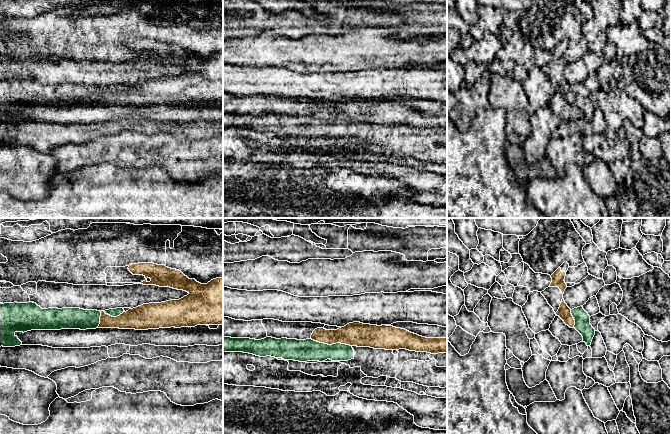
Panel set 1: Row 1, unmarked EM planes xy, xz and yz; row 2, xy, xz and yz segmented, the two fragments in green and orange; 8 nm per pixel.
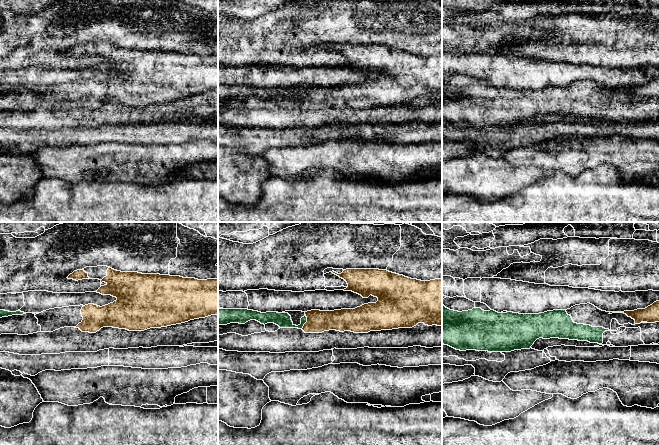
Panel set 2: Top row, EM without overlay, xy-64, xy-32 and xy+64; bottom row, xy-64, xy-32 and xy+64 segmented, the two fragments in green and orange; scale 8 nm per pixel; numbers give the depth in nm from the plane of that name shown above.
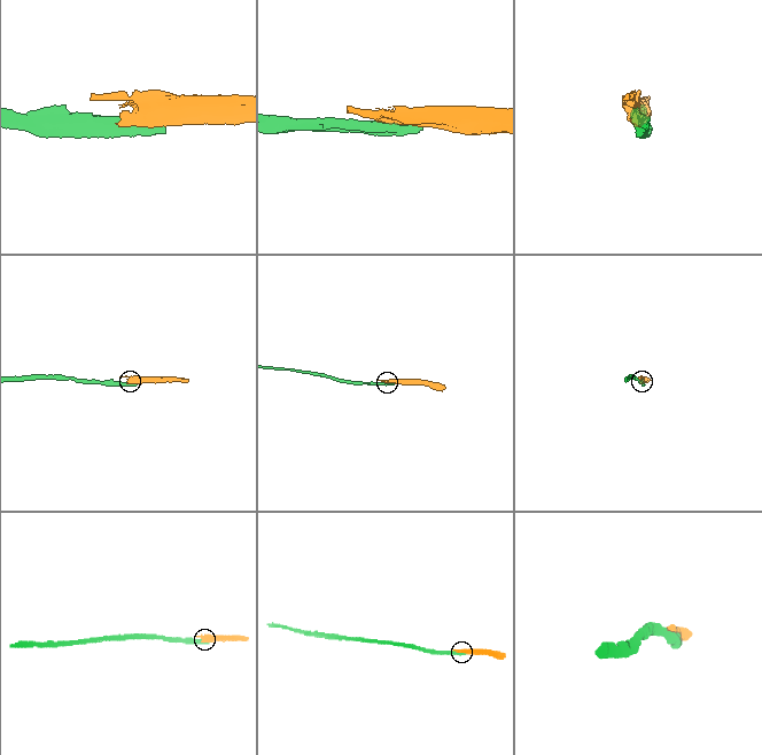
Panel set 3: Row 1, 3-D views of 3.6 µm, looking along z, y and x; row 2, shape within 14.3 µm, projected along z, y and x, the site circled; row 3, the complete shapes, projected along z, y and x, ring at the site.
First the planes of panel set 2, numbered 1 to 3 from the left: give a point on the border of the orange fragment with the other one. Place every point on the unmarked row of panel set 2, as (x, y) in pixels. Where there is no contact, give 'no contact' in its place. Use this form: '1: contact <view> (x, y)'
1: no contact
2: contact xy-32 (306, 97)
3: no contact

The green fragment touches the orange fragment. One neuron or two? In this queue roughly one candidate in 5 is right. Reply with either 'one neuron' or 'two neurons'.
two neurons

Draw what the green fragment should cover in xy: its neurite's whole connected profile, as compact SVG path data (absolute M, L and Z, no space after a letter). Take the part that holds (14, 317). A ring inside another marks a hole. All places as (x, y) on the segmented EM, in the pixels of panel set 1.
M36 303L0 304L0 347L15 347L22 342L16 332L31 330L96 329L101 312L80 308L42 309Z

